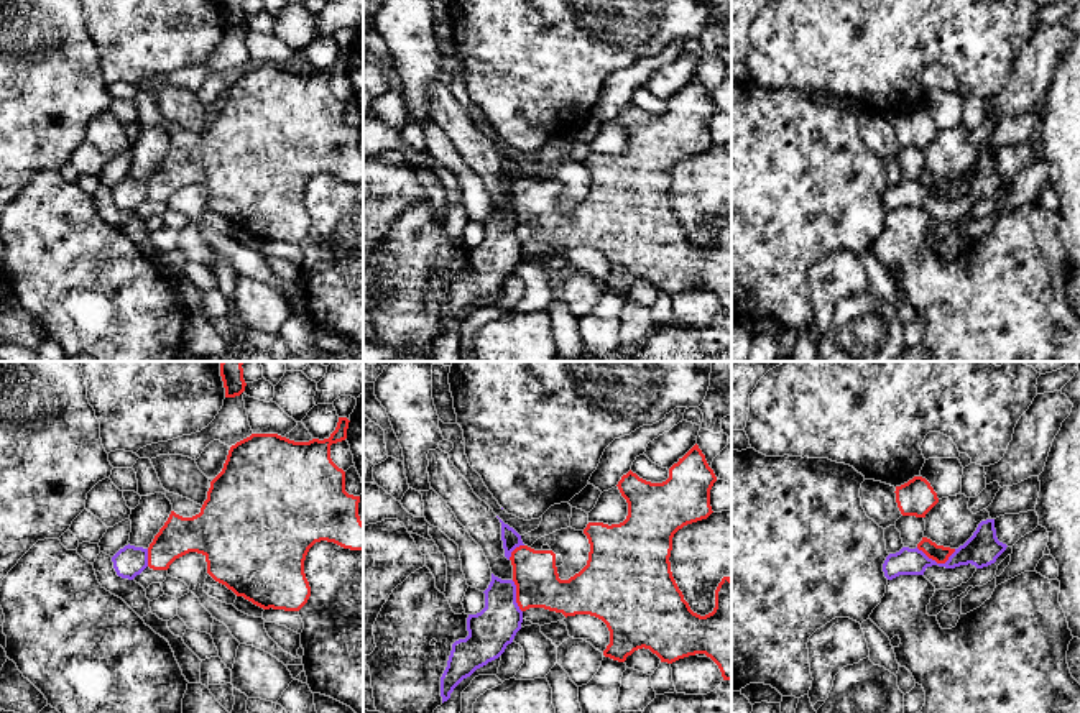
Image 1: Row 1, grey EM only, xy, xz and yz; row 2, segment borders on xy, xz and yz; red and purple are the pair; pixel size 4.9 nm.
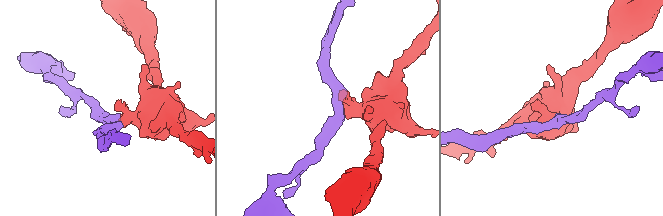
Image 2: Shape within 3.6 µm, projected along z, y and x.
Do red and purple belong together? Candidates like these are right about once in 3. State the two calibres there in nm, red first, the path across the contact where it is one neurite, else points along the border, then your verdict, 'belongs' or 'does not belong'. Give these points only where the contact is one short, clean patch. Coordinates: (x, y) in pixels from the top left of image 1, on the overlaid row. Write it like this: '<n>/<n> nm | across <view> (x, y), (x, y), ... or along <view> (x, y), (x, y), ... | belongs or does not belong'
90/170 nm | along yz (916, 547), (937, 562), (944, 562), (955, 551) | does not belong

